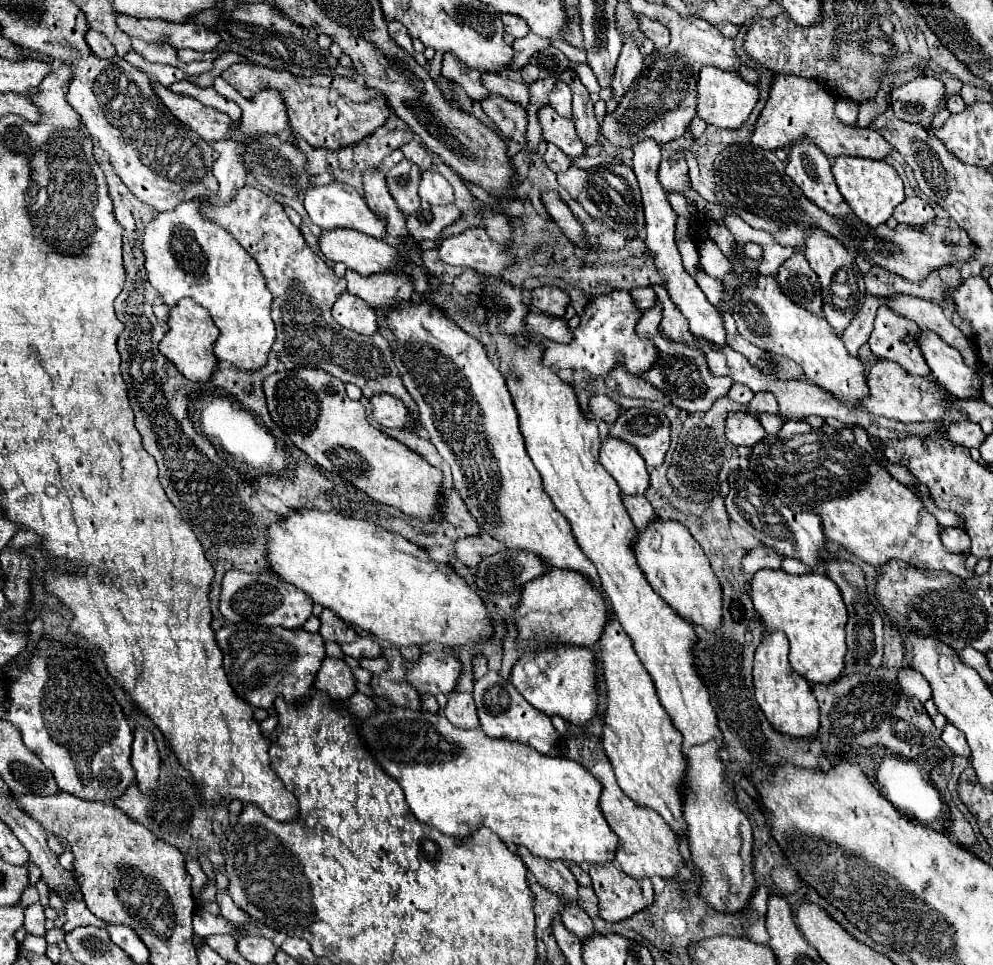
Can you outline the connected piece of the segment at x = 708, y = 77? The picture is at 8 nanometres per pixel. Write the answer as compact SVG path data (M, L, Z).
M702 67L698 81L698 117L704 119L706 123L724 129L740 129L748 115L752 113L758 99L760 99L758 85L744 81L738 71Z

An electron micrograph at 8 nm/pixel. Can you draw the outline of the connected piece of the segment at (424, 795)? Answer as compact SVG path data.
M394 707L360 721L360 737L382 769L394 777L406 793L406 803L420 823L432 825L446 835L466 837L480 825L490 827L512 849L524 845L532 855L574 863L612 863L618 837L600 811L600 781L580 763L566 755L540 755L516 741L492 739L482 729L460 729L442 715Z

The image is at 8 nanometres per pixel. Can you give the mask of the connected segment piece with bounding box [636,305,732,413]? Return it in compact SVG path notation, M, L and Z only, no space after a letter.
M654 305L652 309L646 309L642 313L642 317L636 321L636 333L640 337L652 339L652 343L656 343L656 349L660 351L660 359L656 359L656 367L652 367L652 371L648 371L648 375L642 375L642 377L646 381L650 381L656 389L660 389L664 395L668 395L670 403L674 403L676 407L680 407L688 413L708 411L708 407L712 407L712 403L718 397L724 397L728 393L732 379L712 375L702 351L696 351L696 349L684 345L682 341L662 337L660 335L660 315L662 315L660 307Z

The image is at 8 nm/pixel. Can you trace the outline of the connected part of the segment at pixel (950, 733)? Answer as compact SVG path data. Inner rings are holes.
M948 723L942 731L942 741L956 753L956 755L962 755L962 757L968 757L970 755L970 747L964 739L964 733L958 731L952 723Z

